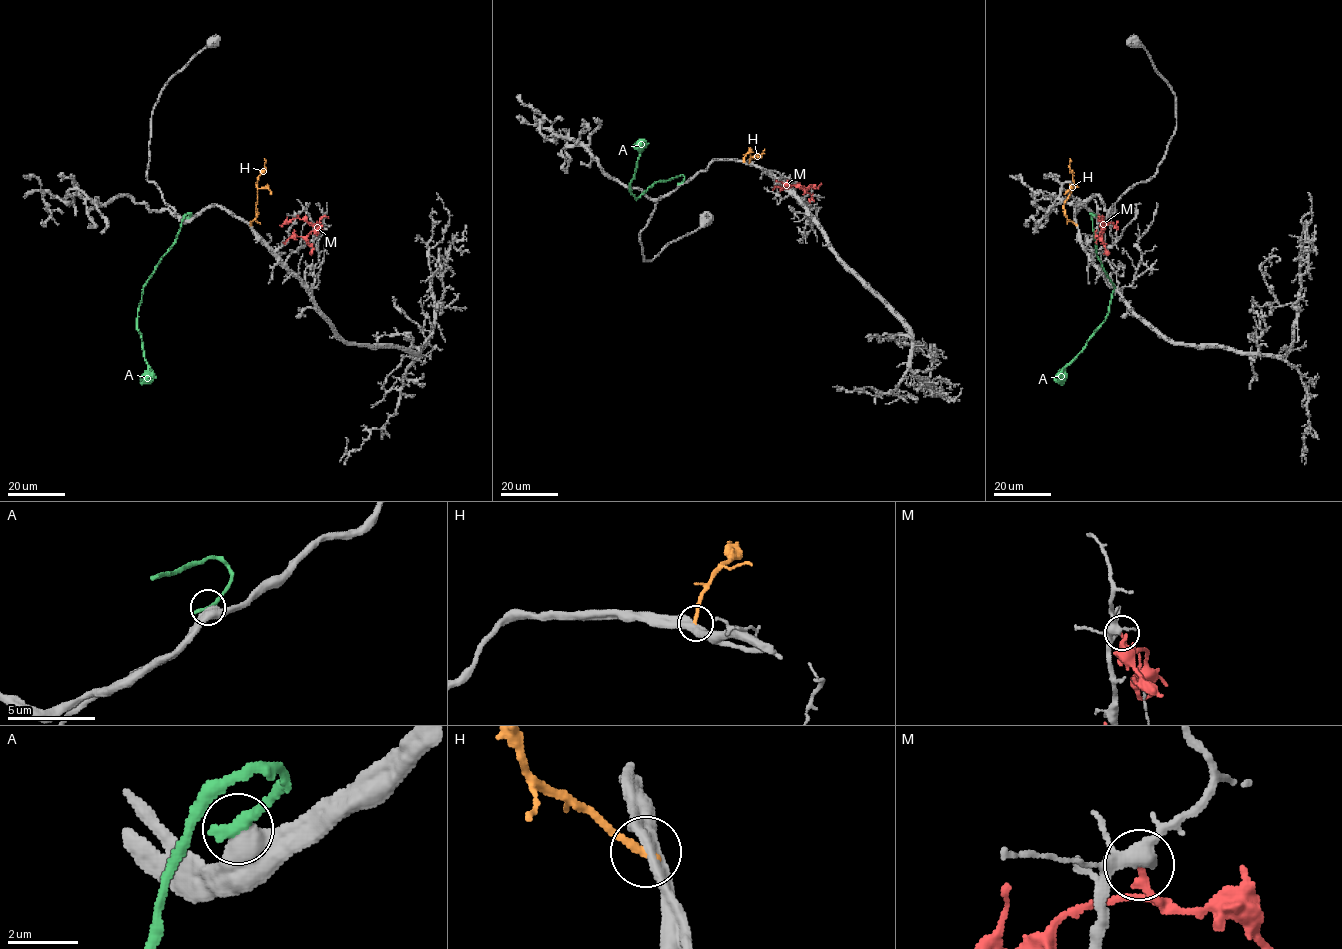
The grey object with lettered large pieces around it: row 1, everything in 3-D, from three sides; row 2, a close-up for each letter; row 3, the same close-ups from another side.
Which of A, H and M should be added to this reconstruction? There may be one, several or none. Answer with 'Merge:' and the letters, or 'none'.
Merge: none

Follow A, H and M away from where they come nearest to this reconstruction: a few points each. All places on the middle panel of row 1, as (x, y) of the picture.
A: (680, 183), (684, 178), (682, 175), (657, 181), (636, 199), (630, 190), (640, 150), (634, 146)
H: (743, 161), (749, 148), (750, 159), (757, 155)
M: (790, 184), (807, 188), (784, 185), (776, 180)

